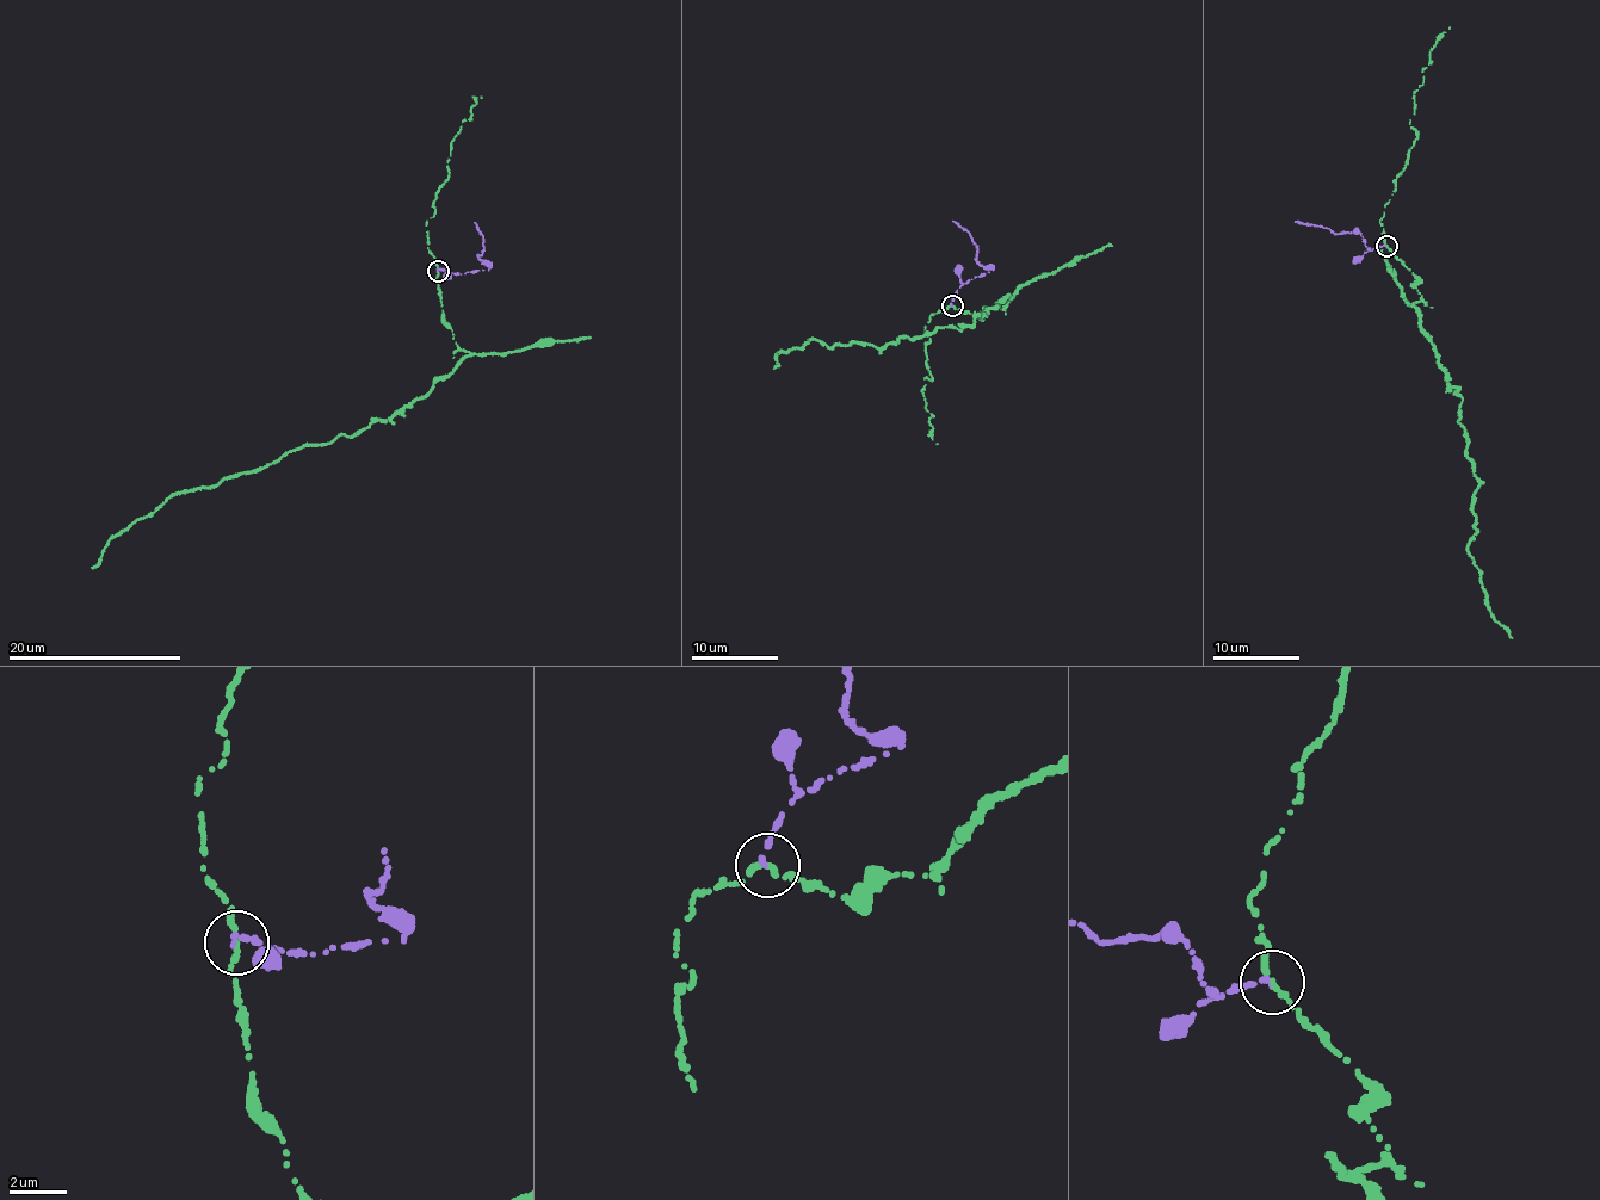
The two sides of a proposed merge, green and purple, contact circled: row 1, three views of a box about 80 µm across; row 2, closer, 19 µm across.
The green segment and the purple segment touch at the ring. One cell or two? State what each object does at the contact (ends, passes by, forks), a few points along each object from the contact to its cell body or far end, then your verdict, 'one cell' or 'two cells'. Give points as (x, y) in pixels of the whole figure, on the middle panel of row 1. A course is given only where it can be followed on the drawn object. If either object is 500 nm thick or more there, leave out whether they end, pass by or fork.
green ends | purple ends | green via (953, 305), (982, 317), (1014, 294), (958, 331), (941, 327), (879, 347), (813, 339), (777, 354), (772, 369) | purple via (951, 305), (955, 292), (963, 284), (994, 270), (977, 260), (977, 247), (971, 236), (952, 221) | two cells

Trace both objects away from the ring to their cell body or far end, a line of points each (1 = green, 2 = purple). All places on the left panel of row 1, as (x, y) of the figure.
1: (439, 270), (445, 319), (456, 346), (469, 352), (446, 376), (396, 416), (173, 495), (109, 540), (91, 567)
2: (437, 270), (451, 273), (489, 268), (479, 257), (483, 253), (483, 240), (474, 223)

